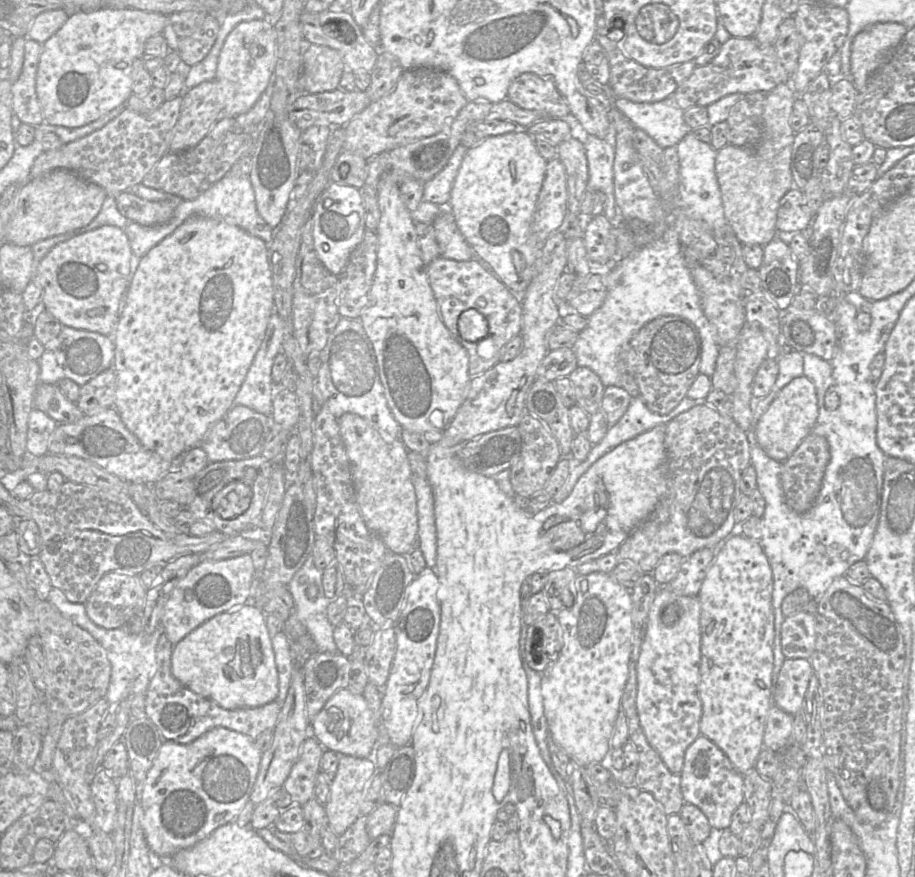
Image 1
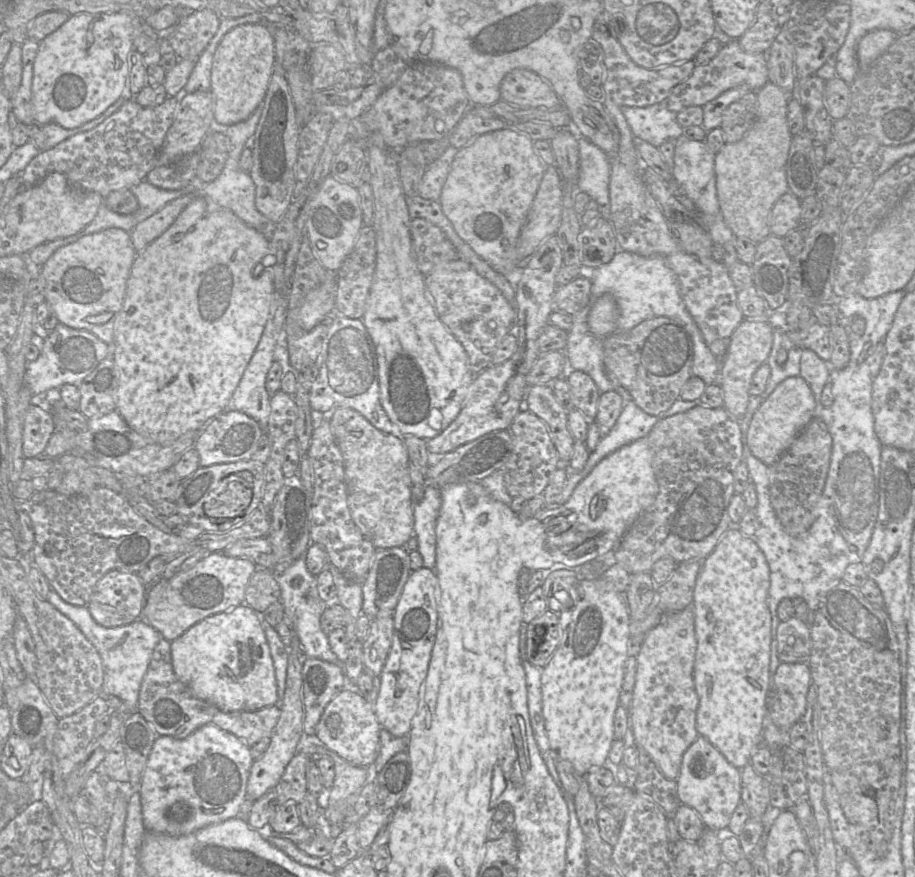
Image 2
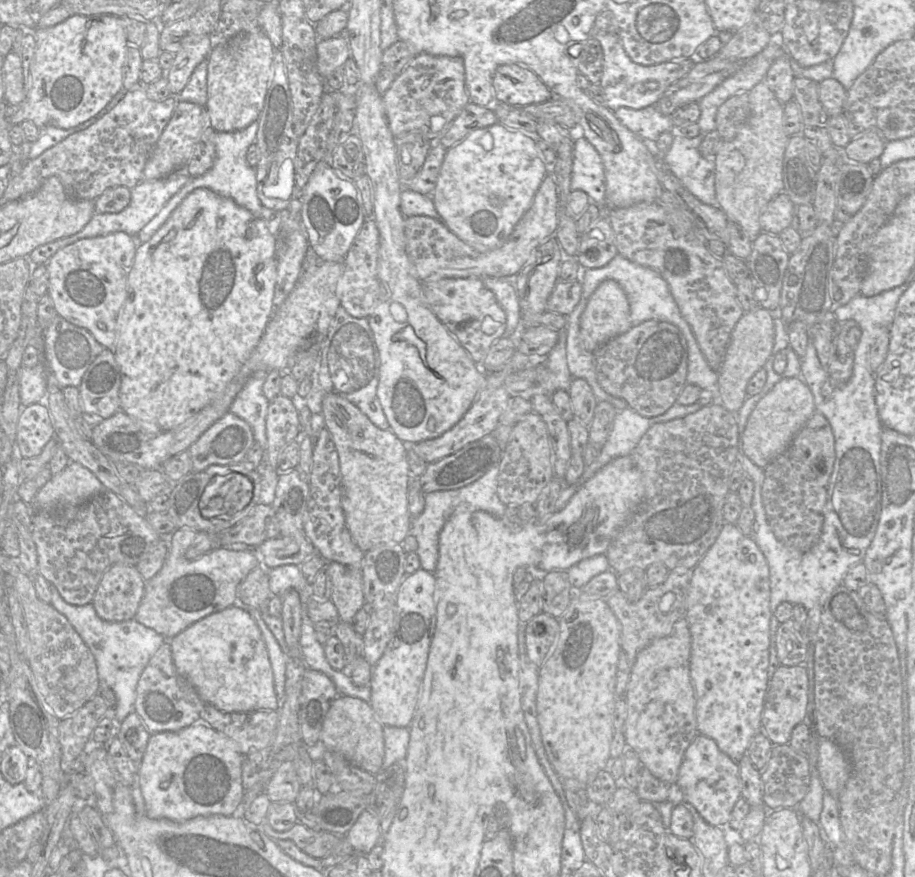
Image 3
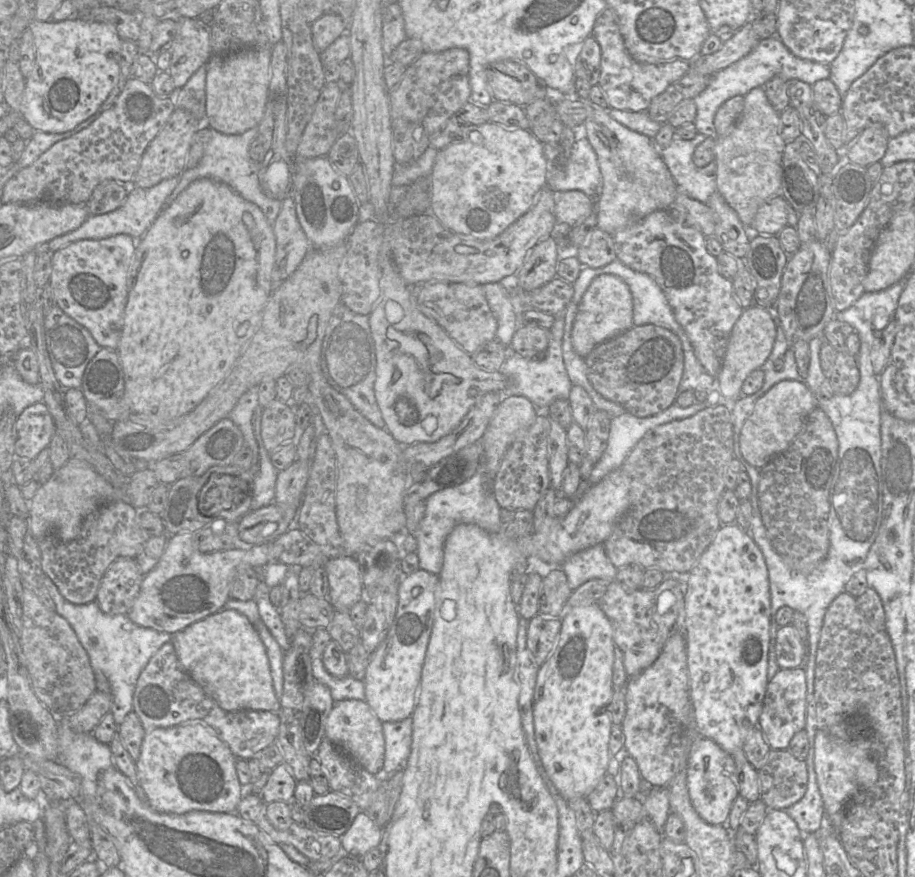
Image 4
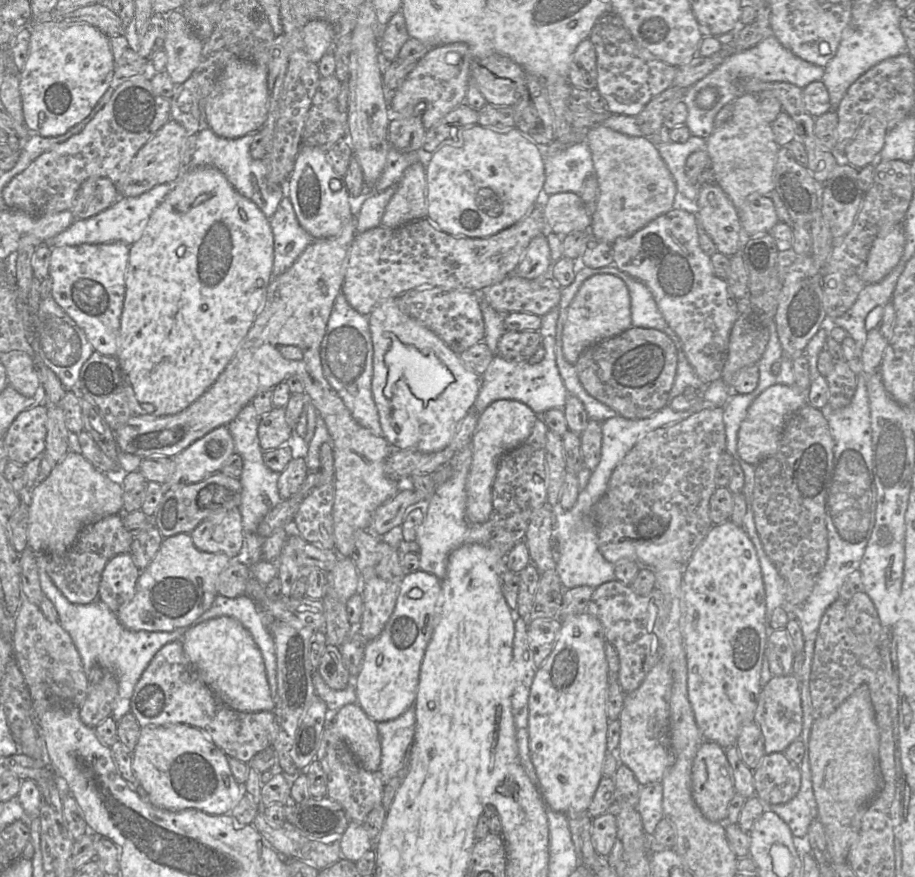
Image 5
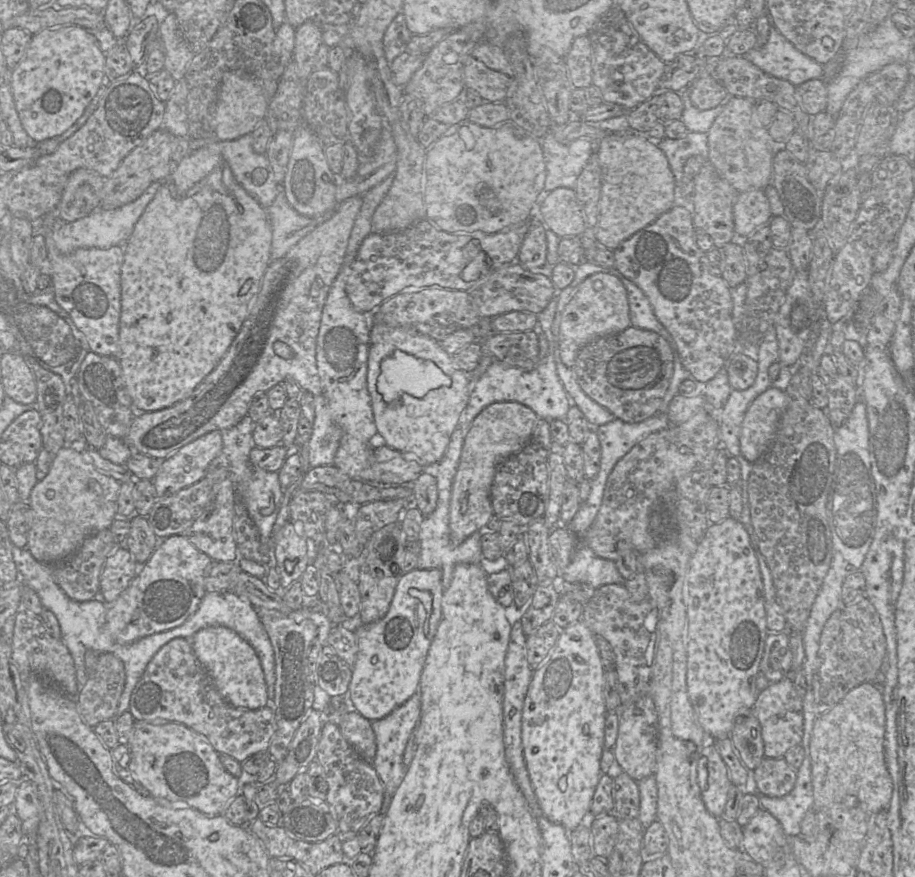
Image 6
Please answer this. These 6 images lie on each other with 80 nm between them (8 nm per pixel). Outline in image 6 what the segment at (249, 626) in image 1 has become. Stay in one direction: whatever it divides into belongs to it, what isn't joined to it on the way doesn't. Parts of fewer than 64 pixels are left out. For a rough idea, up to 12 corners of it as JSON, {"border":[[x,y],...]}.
{"border":[[224,626],[199,630],[195,655],[227,703],[269,705],[259,657]]}

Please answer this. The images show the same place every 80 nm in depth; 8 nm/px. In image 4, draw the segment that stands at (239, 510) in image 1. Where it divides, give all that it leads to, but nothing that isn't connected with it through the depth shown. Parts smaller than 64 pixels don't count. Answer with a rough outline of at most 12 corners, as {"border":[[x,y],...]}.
{"border":[[232,475],[214,476],[198,495],[212,516],[236,508],[248,486]]}

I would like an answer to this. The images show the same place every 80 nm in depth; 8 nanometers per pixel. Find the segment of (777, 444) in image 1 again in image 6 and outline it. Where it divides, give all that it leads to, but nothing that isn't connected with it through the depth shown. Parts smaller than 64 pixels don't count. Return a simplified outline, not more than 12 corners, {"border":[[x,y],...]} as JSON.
{"border":[[785,391],[757,396],[739,447],[751,464],[768,449],[788,403]]}

